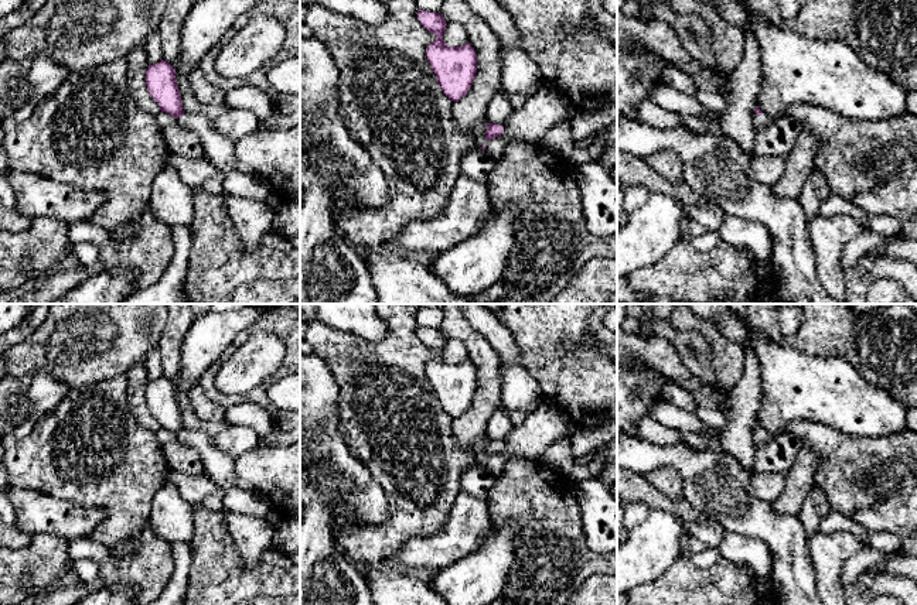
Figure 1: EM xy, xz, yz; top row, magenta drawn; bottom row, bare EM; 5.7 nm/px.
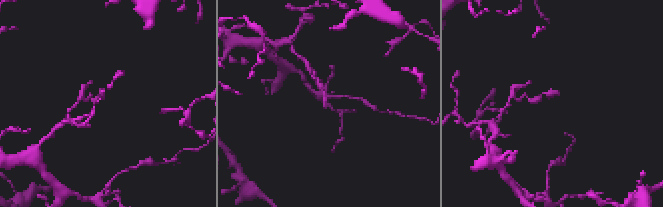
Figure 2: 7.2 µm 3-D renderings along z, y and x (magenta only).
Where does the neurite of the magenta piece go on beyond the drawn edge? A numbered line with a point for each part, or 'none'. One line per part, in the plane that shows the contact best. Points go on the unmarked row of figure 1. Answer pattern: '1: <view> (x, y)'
1: xy (220, 467)

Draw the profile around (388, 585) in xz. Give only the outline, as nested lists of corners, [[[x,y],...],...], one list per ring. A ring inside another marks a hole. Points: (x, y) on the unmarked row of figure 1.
[[[372,564],[359,567],[369,587],[374,605],[447,605],[425,582],[405,571]]]

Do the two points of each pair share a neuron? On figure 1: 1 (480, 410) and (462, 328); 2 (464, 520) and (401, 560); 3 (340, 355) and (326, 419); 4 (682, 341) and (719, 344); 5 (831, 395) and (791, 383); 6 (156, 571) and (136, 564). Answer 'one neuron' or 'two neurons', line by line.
1: one neuron
2: one neuron
3: two neurons
4: two neurons
5: one neuron
6: one neuron

